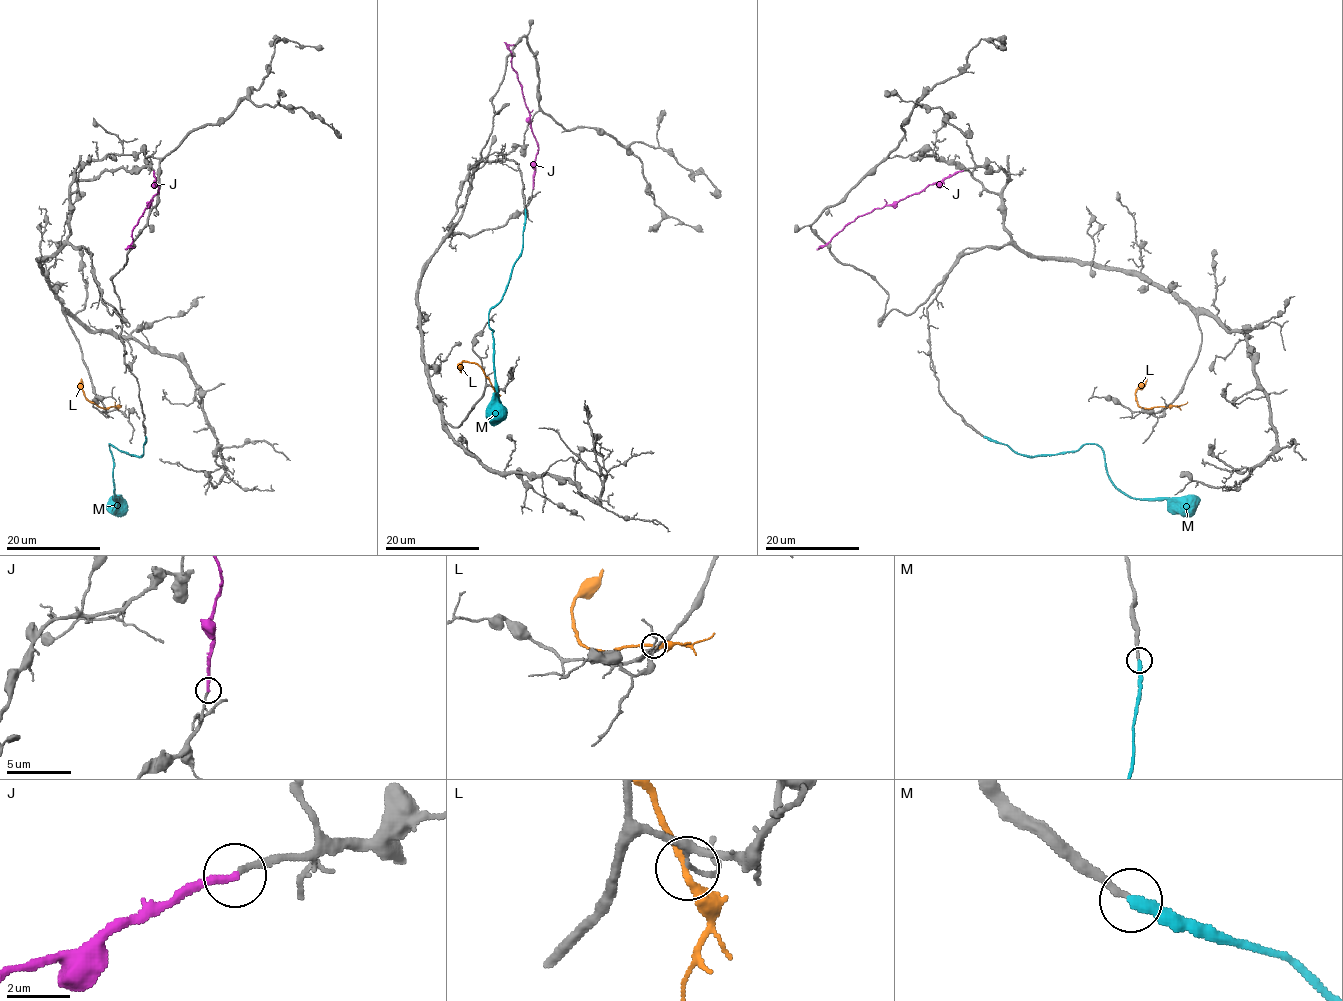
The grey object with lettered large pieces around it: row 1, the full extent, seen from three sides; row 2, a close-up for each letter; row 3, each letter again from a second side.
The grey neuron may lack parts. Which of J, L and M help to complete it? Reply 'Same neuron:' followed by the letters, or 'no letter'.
Same neuron: M

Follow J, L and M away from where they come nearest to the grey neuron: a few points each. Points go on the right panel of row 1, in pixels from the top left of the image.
J: (962, 170), (892, 204), (858, 216), (817, 249)
L: (1165, 406), (1147, 408), (1137, 404), (1136, 390), (1147, 378)
M: (983, 437), (1029, 455), (1075, 452), (1086, 444), (1096, 444), (1104, 457), (1109, 480), (1128, 495), (1199, 502)

